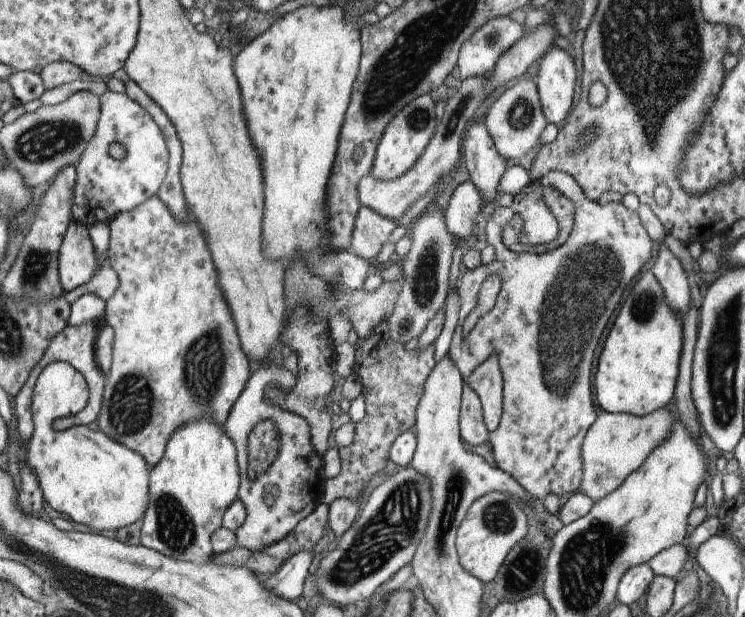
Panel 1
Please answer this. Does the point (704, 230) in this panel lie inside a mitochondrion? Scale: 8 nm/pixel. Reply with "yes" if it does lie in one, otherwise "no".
no

